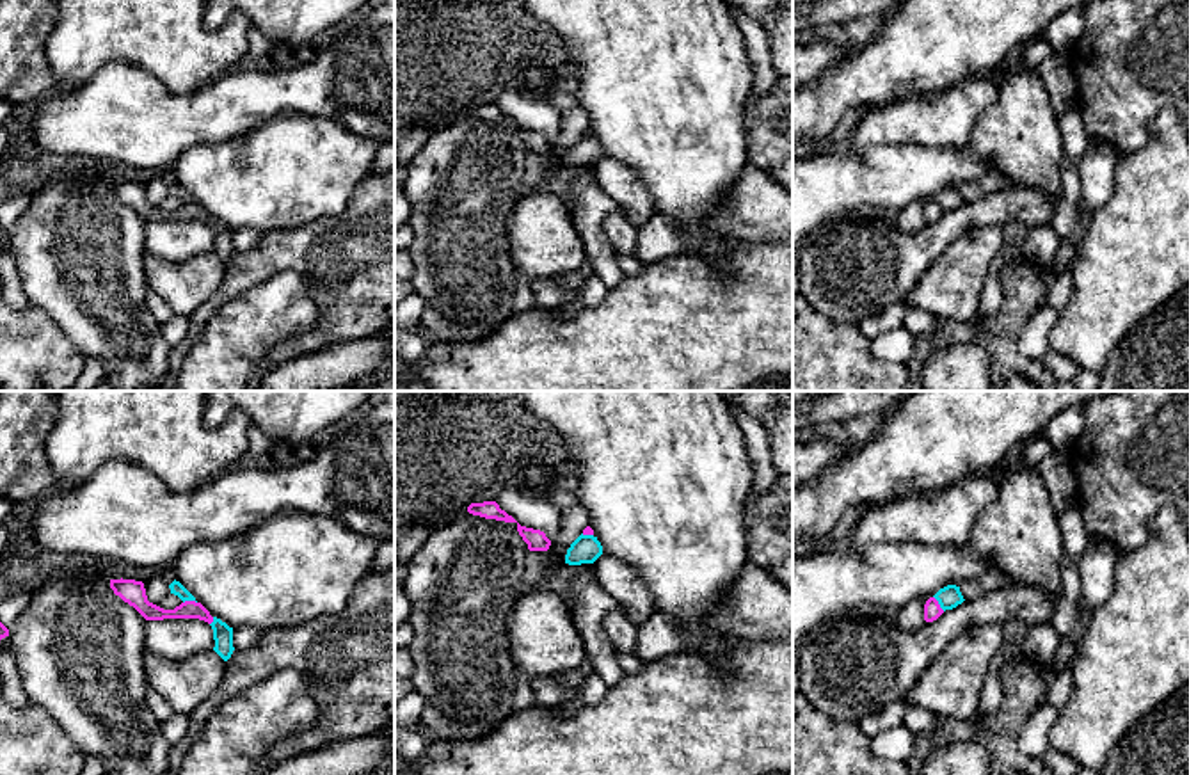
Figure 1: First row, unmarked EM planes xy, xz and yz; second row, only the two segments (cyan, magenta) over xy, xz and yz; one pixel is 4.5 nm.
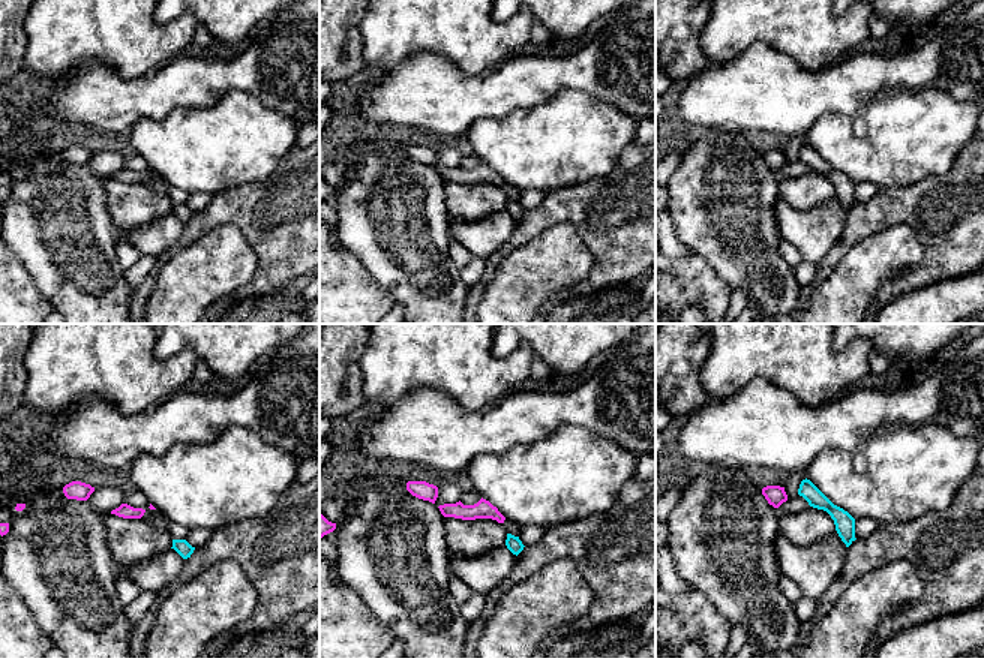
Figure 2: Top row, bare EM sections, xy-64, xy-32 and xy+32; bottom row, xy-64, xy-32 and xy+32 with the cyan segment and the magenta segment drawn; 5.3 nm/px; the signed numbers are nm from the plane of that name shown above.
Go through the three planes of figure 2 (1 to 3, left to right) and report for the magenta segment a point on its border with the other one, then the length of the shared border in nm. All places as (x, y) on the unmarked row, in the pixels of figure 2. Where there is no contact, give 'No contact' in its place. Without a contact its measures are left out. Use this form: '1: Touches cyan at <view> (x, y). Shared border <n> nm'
1: No contact
2: No contact
3: No contact

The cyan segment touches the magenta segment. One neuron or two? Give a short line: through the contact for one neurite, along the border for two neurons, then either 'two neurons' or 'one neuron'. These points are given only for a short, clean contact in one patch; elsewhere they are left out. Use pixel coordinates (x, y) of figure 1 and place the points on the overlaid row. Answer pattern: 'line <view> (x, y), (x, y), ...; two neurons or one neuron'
line yz (933, 596), (944, 610); two neurons

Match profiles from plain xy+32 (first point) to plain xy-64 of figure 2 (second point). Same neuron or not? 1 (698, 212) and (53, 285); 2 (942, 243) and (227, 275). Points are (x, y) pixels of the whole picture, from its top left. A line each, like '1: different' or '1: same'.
1: same
2: different

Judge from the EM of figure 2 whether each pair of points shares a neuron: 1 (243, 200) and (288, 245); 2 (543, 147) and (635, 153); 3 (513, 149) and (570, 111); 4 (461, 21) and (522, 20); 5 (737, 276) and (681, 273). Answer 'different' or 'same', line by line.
1: same
2: different
3: same
4: same
5: different

